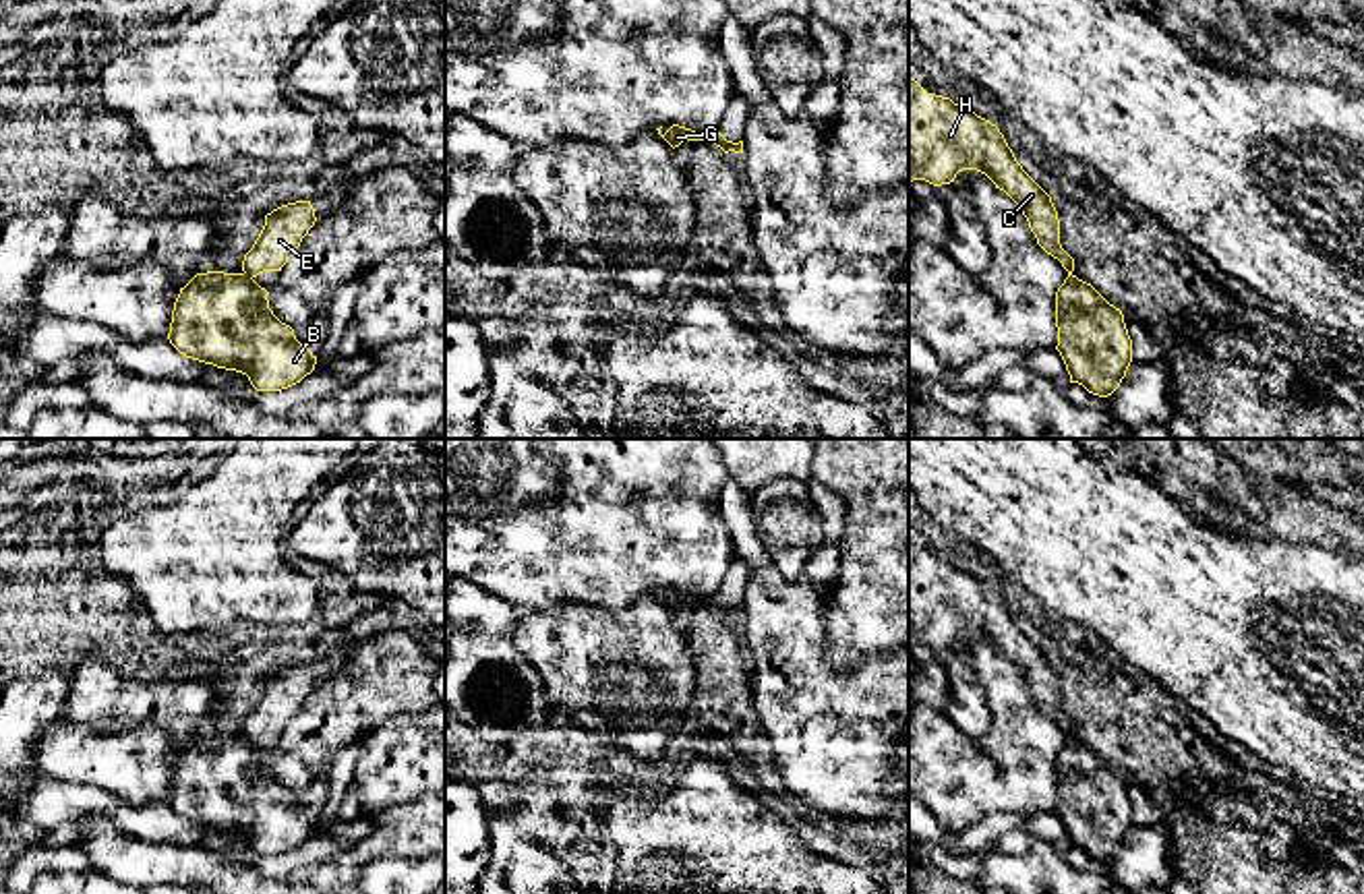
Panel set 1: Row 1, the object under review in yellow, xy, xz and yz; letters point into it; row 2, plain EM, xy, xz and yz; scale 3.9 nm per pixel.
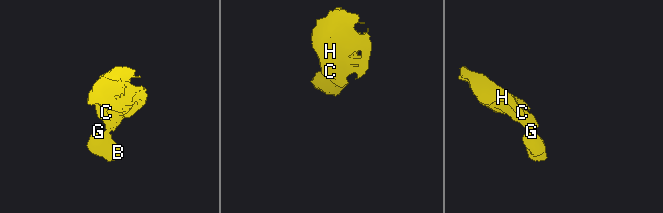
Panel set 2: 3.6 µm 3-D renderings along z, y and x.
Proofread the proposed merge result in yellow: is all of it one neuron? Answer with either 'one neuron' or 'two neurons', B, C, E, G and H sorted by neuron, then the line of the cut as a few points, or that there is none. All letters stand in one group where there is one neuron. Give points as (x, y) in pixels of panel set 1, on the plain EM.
two neurons; groups B G / C E H; cut xy (243, 737), (251, 741)

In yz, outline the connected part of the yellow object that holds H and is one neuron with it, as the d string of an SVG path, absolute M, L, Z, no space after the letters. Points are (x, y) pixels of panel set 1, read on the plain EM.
M909 540L909 646L925 644L942 650L954 646L962 633L977 633L996 652L1004 654L1020 670L1037 708L1072 739L1074 722L1060 708L1060 683L1051 660L1022 633L1000 592L975 575L960 571L950 561L927 557Z

